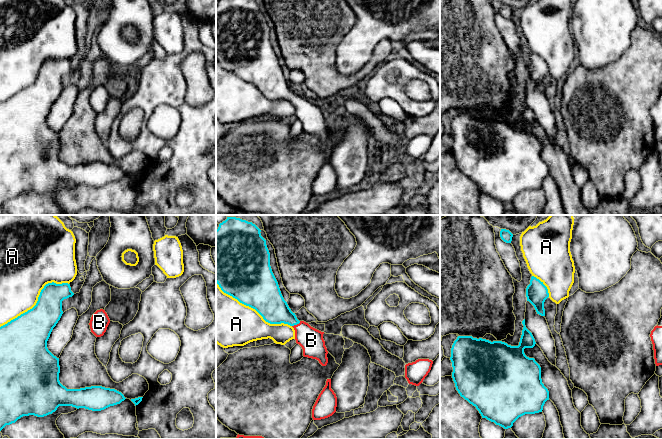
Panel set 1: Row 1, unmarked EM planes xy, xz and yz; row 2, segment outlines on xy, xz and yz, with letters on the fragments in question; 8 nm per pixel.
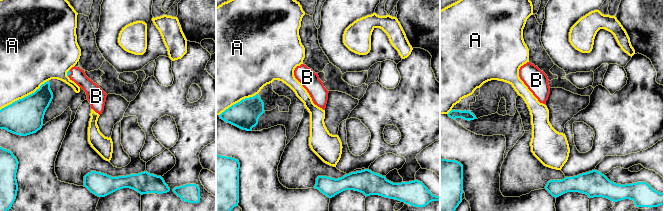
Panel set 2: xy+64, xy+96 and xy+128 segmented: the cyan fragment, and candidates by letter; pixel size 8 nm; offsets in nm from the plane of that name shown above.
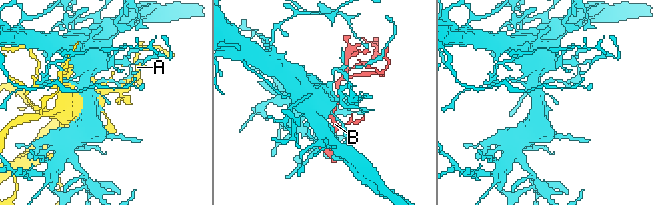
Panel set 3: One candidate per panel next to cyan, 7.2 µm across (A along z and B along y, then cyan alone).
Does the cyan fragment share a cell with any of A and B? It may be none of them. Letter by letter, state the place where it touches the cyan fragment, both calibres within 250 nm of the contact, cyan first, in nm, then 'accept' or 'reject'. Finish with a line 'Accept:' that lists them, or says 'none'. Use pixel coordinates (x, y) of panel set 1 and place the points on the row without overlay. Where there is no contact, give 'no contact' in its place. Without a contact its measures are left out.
A: xz (252, 83) | 400/380 nm | reject
B: xz (296, 100) | 220/190 nm | accept
Accept: B

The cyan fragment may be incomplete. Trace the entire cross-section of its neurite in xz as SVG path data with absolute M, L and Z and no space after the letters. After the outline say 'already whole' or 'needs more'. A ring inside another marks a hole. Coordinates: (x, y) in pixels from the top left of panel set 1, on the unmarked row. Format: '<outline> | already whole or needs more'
M219 0L216 6L216 59L221 66L240 79L255 85L270 100L288 100L295 106L295 116L303 125L303 132L316 135L322 142L328 139L327 124L321 108L304 97L299 97L284 76L270 42L270 29L261 6L255 0Z | needs more

